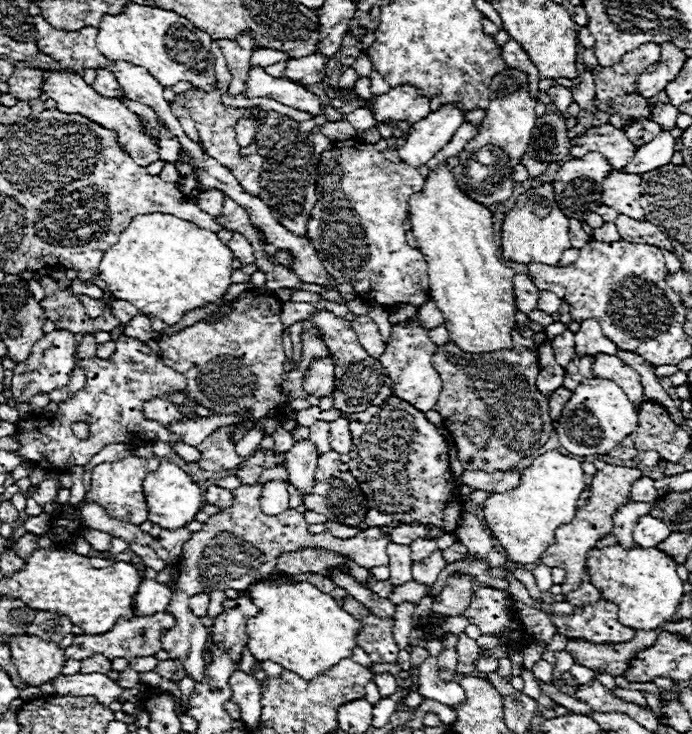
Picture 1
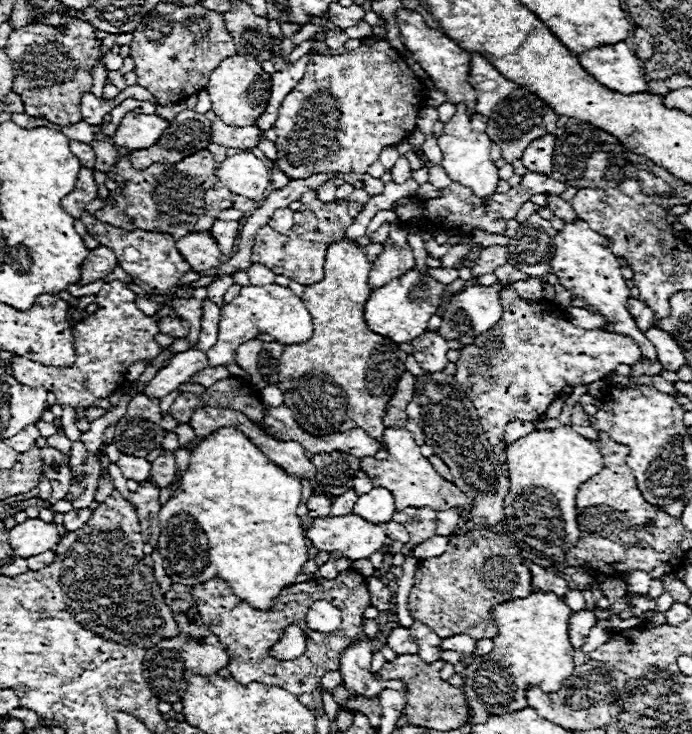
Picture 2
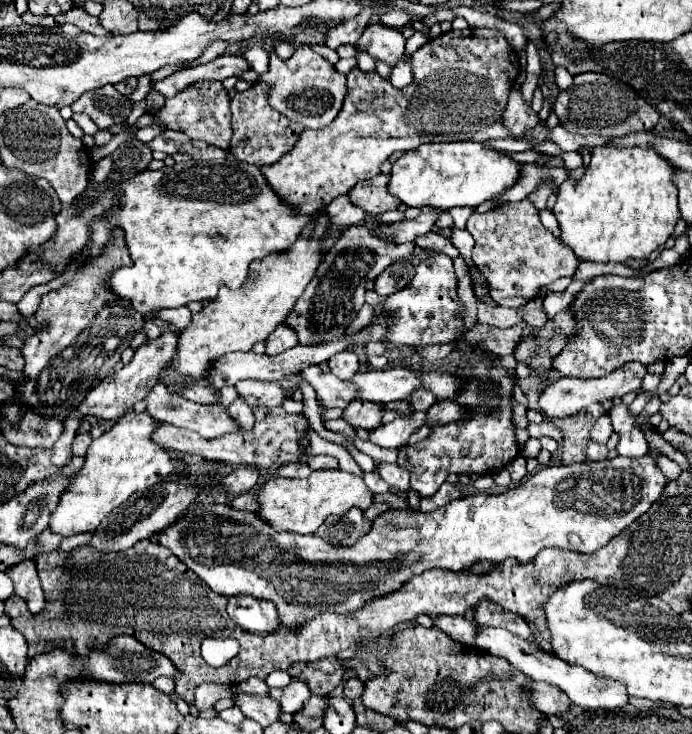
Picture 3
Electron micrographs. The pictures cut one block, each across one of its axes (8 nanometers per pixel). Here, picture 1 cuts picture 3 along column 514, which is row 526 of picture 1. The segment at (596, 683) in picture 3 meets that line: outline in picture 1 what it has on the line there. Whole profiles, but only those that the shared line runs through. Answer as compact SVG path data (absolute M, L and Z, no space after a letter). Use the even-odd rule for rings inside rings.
M654 516L640 518L640 522L632 530L634 544L640 548L658 546L660 542L664 542L664 538L668 538L668 534L672 534L670 528L664 522L660 522L660 518L654 518Z

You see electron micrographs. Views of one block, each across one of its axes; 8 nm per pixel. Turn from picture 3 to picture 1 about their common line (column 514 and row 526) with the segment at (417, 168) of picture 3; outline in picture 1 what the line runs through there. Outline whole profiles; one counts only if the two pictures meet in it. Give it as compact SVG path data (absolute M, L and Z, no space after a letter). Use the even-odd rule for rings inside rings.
M160 462L160 466L144 478L144 496L148 502L148 510L150 510L148 520L162 528L168 528L168 530L176 530L176 528L182 528L184 524L192 522L196 512L204 504L200 486L192 480L190 474L186 474L174 462Z

